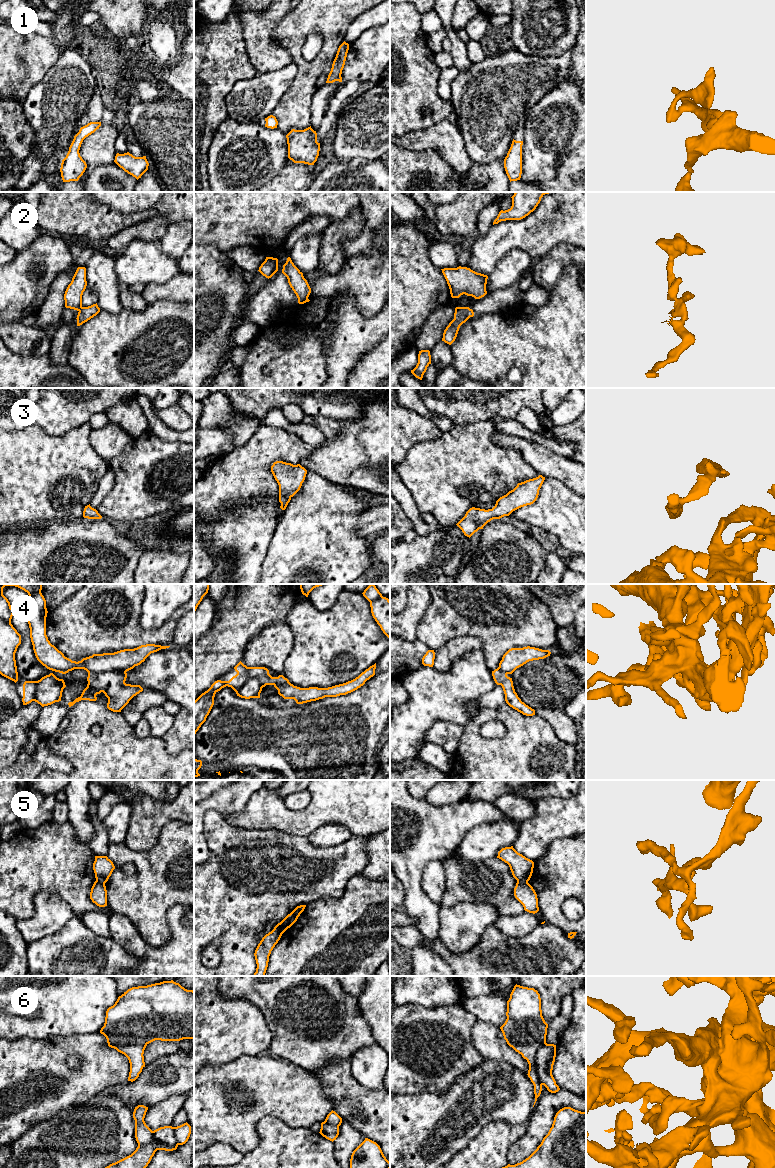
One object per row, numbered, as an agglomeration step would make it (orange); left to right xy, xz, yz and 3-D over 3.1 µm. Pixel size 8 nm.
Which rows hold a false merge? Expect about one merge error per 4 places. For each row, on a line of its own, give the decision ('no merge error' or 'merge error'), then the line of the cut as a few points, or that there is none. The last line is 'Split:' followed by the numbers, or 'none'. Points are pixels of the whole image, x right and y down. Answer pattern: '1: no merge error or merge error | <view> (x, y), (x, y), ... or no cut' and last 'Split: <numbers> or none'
1: no merge error | no cut
2: merge error | xy (81, 306), (78, 310)
3: no merge error | no cut
4: no merge error | no cut
5: merge error | yz (517, 881), (527, 882)
6: no merge error | no cut
Split: 2, 5

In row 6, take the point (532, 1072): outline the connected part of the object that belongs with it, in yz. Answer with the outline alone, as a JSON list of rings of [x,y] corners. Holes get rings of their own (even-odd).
[[[515,985],[507,1001],[507,1019],[500,1027],[507,1044],[522,1055],[529,1064],[528,1077],[534,1085],[535,1102],[544,1085],[551,1093],[560,1090],[552,1075],[556,1057],[556,1045],[546,1043],[548,1024],[542,1016],[540,994],[534,988]],[[533,1105],[533,1107],[534,1107]]]

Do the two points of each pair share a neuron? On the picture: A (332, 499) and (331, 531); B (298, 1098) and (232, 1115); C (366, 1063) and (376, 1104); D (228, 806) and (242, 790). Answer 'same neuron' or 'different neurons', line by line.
A: same neuron
B: same neuron
C: different neurons
D: same neuron

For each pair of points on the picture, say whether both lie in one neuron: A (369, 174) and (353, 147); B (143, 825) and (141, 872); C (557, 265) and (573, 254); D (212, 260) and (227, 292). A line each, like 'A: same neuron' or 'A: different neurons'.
A: different neurons
B: different neurons
C: same neuron
D: same neuron

